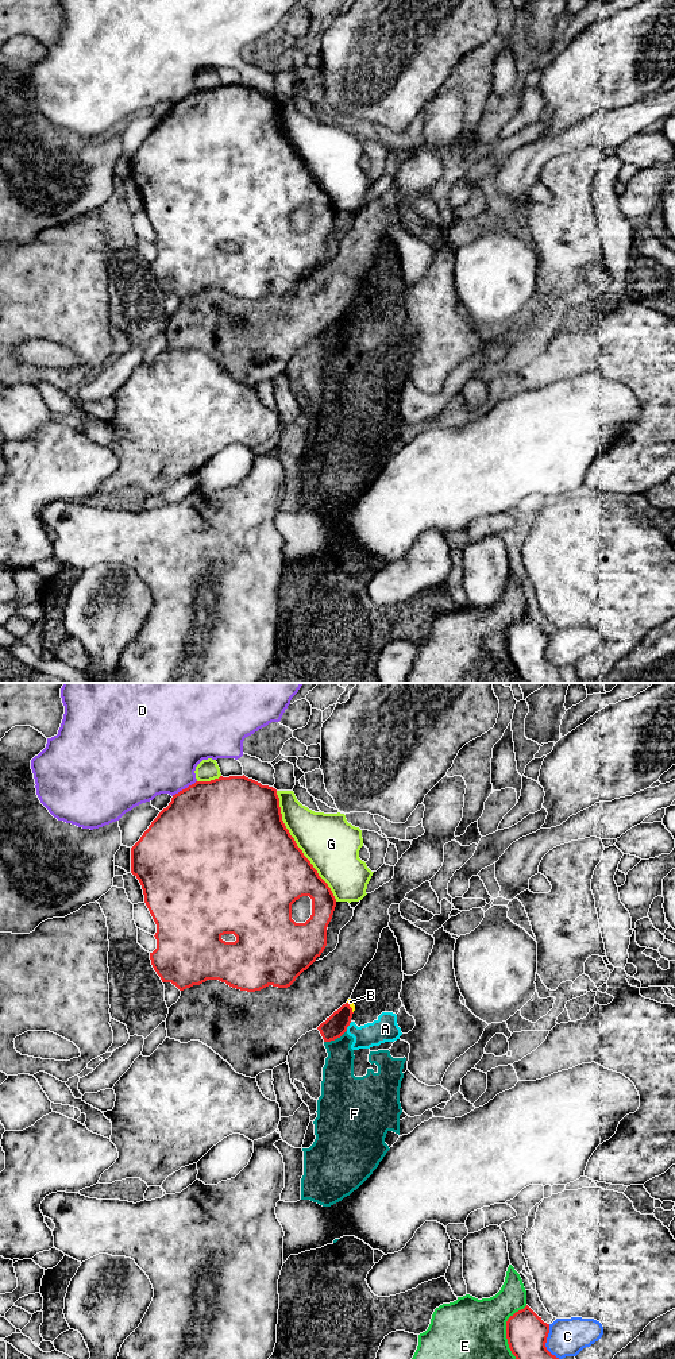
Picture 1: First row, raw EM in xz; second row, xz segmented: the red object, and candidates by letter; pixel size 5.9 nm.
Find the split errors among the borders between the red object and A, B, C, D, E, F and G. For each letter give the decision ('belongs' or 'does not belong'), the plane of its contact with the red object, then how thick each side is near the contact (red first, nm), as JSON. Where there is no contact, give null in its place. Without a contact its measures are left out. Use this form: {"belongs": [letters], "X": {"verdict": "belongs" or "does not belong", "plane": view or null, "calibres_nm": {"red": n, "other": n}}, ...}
{"belongs": [], "A": {"verdict": "does not belong", "plane": "xz", "calibres_nm": {"red": 140, "other": 150}}, "B": {"verdict": "does not belong", "plane": "xz", "calibres_nm": {"red": 140, "other": 30}}, "C": {"verdict": "does not belong", "plane": "xz", "calibres_nm": {"red": 240, "other": 220}}, "D": {"verdict": "does not belong", "plane": "xz", "calibres_nm": {"red": 500, "other": 440}}, "E": {"verdict": "does not belong", "plane": "xz", "calibres_nm": {"red": 240, "other": 360}}, "F": {"verdict": "does not belong", "plane": "xz", "calibres_nm": {"red": 140, "other": 190}}, "G": {"verdict": "does not belong", "plane": "xz", "calibres_nm": {"red": 500, "other": 320}}}

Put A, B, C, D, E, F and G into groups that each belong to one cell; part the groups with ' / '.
A B F / C / D / E / G

